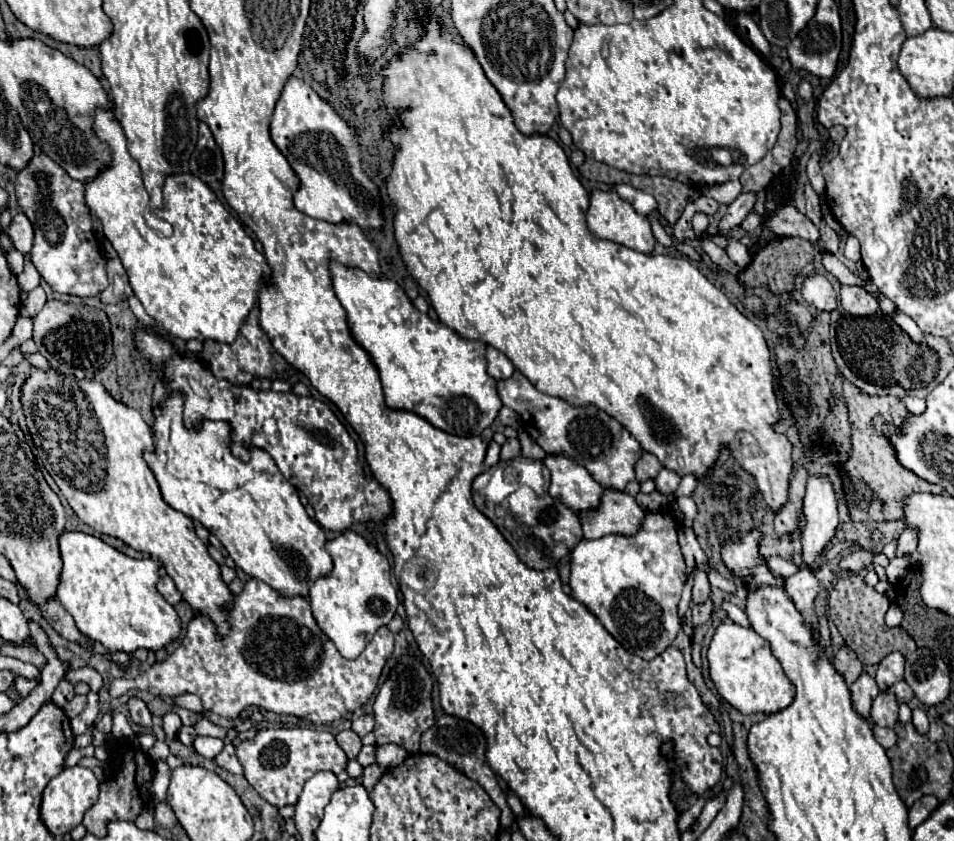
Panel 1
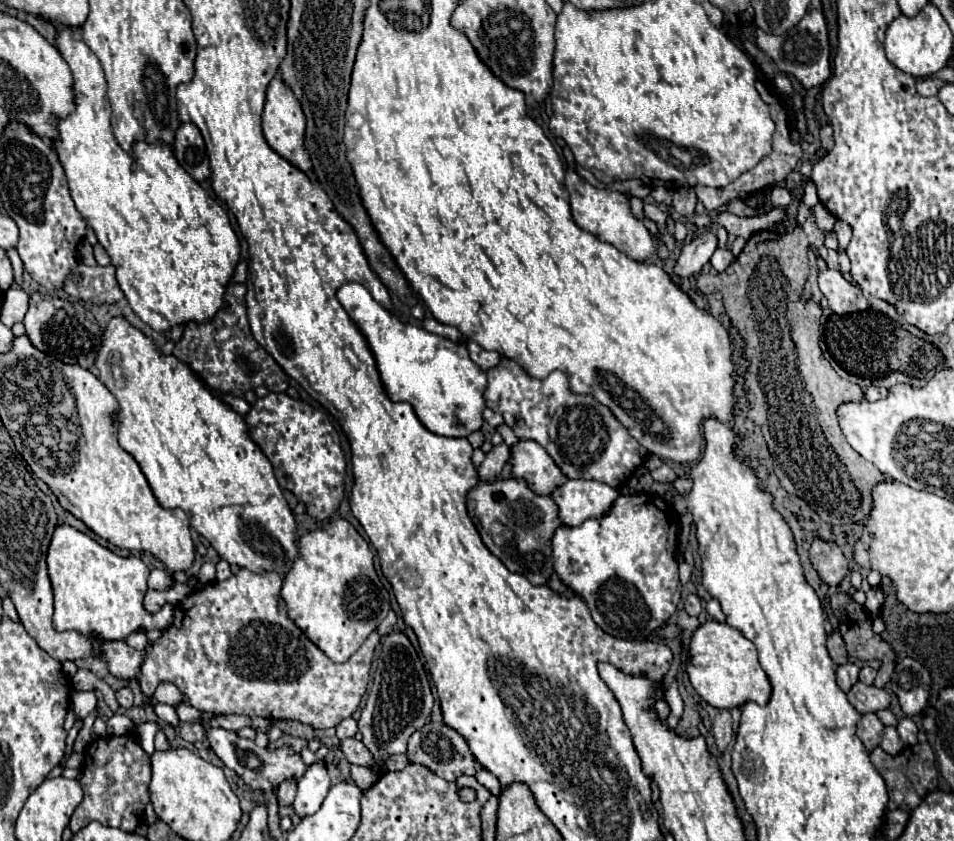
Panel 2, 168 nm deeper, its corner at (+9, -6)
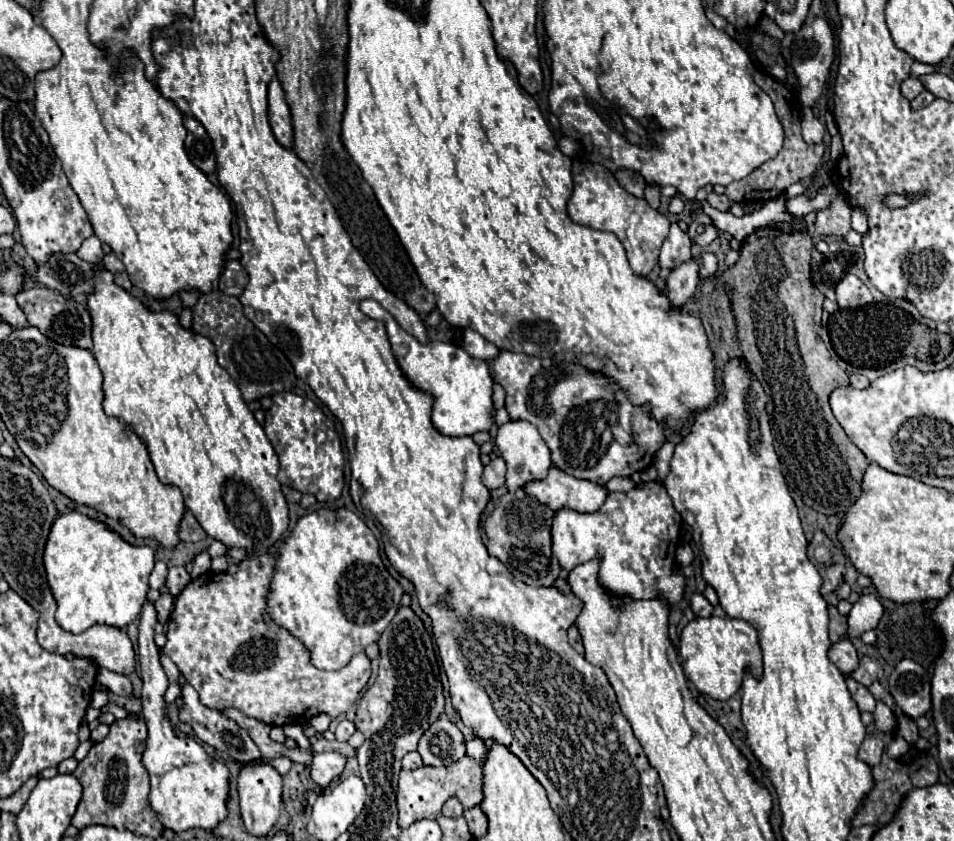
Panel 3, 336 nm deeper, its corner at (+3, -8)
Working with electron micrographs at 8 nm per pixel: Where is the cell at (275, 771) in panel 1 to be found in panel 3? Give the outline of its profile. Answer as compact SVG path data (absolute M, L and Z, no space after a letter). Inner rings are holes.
M184 683L182 685L182 693L180 693L180 699L182 699L182 705L178 707L178 713L180 713L180 721L184 723L190 723L196 731L196 737L208 745L212 745L214 749L218 751L226 751L230 753L234 759L240 759L240 763L248 763L248 759L260 759L260 751L256 751L256 743L250 739L250 735L240 727L236 725L236 721L228 719L224 713L216 711L216 709L208 709L206 705L200 703L198 699L198 693L192 685Z

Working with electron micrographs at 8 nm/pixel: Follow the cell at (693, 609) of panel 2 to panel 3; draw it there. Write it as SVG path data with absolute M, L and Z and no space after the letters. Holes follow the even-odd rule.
M696 593L696 595L692 597L690 607L692 607L692 611L694 611L696 617L710 617L712 611L714 611L714 607L710 605L710 601L708 601L704 595L700 595L700 593Z

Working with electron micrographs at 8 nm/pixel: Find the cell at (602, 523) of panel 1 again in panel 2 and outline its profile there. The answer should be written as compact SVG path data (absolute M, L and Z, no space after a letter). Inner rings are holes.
M566 481L552 493L560 509L560 521L568 527L578 527L586 519L600 519L608 515L618 491L600 481Z

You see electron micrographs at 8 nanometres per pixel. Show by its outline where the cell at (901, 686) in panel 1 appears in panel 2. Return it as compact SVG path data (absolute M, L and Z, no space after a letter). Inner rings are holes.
M856 683L848 693L848 701L856 707L858 713L870 713L870 711L876 713L876 711L882 711L882 709L888 709L892 697L886 689Z

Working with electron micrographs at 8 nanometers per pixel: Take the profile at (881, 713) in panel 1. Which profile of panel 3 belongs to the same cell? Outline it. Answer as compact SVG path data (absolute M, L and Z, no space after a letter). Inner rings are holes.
M868 735L858 751L858 759L864 761L866 765L874 767L876 763L880 763L880 757L882 757L882 751L884 751L884 743L880 739L880 735Z

